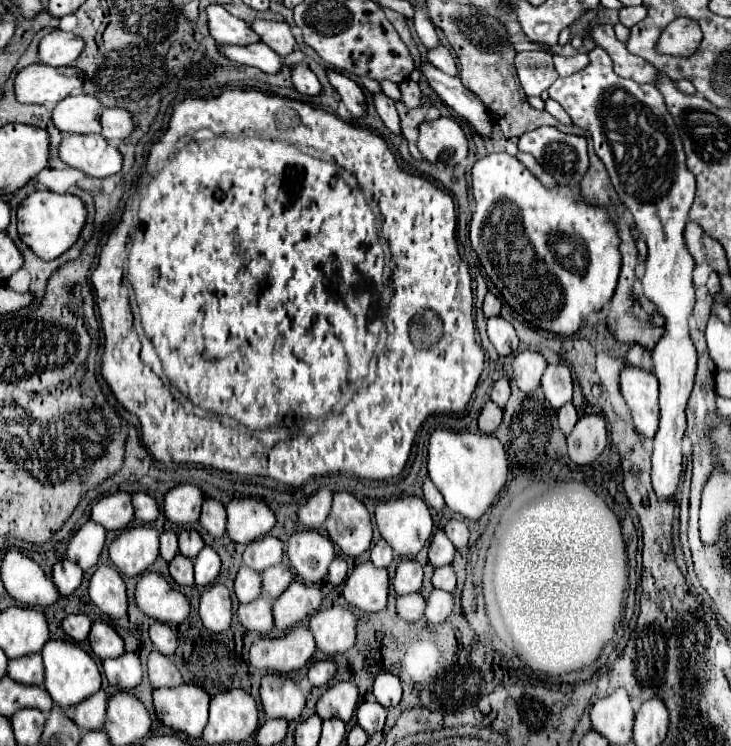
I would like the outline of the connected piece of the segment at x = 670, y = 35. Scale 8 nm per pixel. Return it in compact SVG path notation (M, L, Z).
M675 18L671 26L667 26L659 40L657 40L657 52L667 56L691 56L699 44L701 44L703 32L699 24L691 18Z

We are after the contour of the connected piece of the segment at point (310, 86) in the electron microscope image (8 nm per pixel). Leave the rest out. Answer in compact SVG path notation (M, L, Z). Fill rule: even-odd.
M303 62L291 66L291 82L293 82L295 90L301 94L309 94L309 96L321 94L321 84L319 84L317 76Z

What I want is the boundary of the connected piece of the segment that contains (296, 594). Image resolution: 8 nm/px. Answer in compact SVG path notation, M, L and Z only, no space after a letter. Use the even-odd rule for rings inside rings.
M291 582L291 586L273 602L275 630L285 632L293 624L315 614L323 602L323 594L317 586L303 582Z

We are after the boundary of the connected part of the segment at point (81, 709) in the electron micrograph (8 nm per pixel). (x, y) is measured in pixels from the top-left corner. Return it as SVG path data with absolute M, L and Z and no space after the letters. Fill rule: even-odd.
M99 690L87 702L81 702L79 706L69 706L63 710L69 720L73 720L79 730L101 730L103 718L107 716L107 694Z

